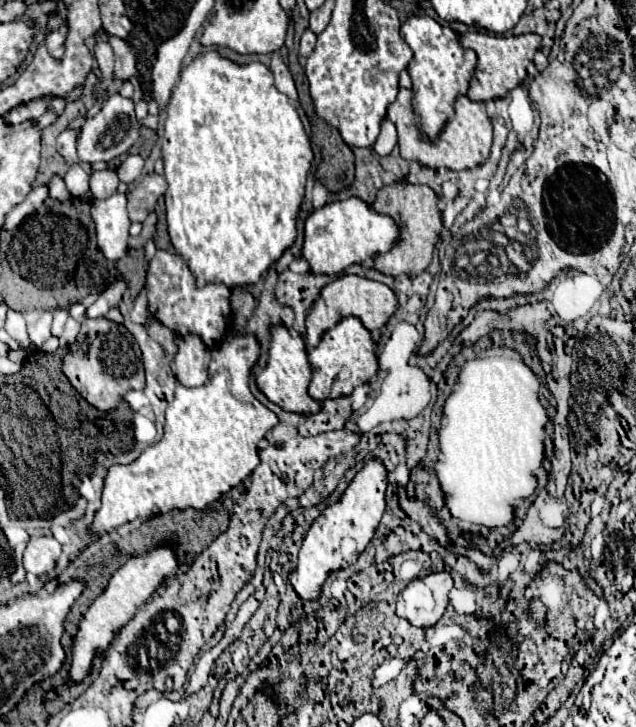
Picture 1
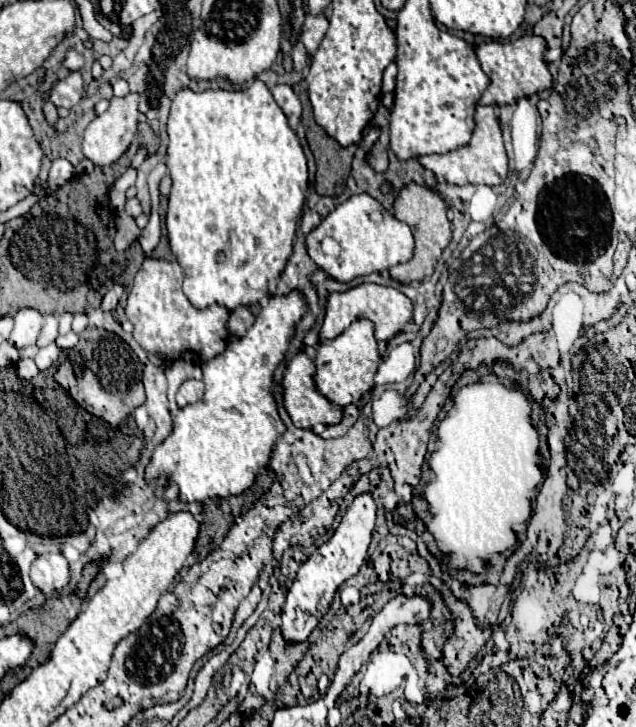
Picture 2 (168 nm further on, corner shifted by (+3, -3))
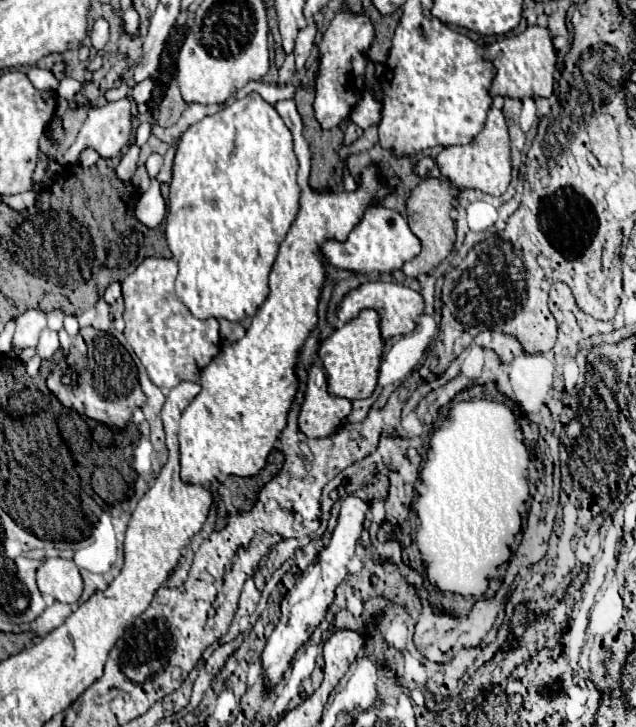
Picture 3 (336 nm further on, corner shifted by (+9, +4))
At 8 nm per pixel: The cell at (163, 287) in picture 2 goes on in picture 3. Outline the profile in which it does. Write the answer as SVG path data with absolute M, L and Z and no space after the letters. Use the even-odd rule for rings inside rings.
M146 257L134 273L122 281L124 295L124 337L144 363L150 379L158 387L172 389L180 381L198 381L200 369L220 351L218 319L196 319L174 293L178 263L174 259Z

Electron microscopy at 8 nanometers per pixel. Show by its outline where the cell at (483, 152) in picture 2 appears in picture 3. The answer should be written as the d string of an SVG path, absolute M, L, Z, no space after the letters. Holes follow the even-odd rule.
M494 105L488 109L486 123L482 131L472 139L470 145L464 147L444 147L438 157L436 165L444 177L456 187L456 189L480 189L490 195L502 195L510 183L510 145L508 145L508 127L504 121L504 115Z

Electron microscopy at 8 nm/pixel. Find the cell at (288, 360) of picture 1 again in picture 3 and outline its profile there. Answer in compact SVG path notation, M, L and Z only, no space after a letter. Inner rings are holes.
M312 363L308 367L304 403L300 407L298 425L308 437L332 435L352 411L348 399L334 397L326 389L326 375L322 365Z

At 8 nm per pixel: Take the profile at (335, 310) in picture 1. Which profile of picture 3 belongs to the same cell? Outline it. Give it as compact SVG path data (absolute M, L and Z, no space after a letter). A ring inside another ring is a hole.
M370 281L370 283L362 283L360 287L356 287L344 295L344 299L336 311L336 317L340 323L346 323L360 309L374 309L380 315L380 331L382 331L382 337L388 339L394 335L404 335L404 333L414 331L416 317L422 315L422 309L424 309L424 299L420 293L412 291L410 287L396 285L396 283L384 283L384 281Z

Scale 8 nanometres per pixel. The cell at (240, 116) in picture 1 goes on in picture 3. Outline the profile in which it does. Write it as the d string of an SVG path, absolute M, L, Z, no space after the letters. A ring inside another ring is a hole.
M258 93L236 99L222 111L190 125L180 135L172 167L164 235L180 267L176 295L194 317L242 321L244 317L252 317L264 303L268 295L268 273L300 207L296 175L298 159L292 151L290 129Z

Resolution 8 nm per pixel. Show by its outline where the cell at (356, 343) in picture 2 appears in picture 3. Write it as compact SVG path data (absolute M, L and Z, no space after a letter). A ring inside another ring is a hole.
M362 309L354 319L350 319L346 325L336 329L318 347L318 357L326 369L328 393L336 397L346 397L350 401L370 397L376 387L382 349L384 345L378 329L378 313L370 309Z

